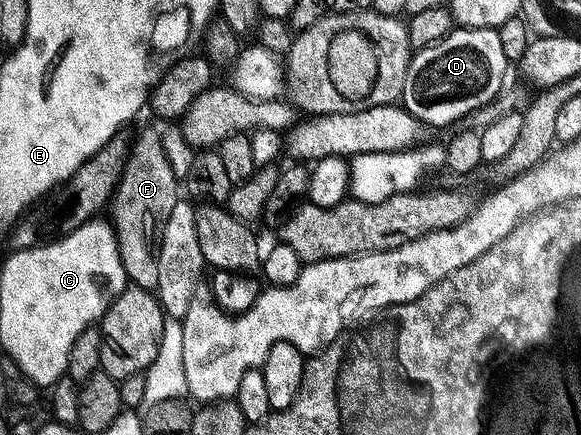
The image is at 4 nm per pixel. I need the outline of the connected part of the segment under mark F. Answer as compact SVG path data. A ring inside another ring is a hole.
M161 131L142 132L138 138L136 136L122 180L112 199L112 223L127 281L133 287L143 288L152 293L157 293L160 286L158 249L162 231L168 222L168 214L172 214L172 210L180 203L180 178L172 170L172 162L168 162L166 152L162 148L162 138Z

